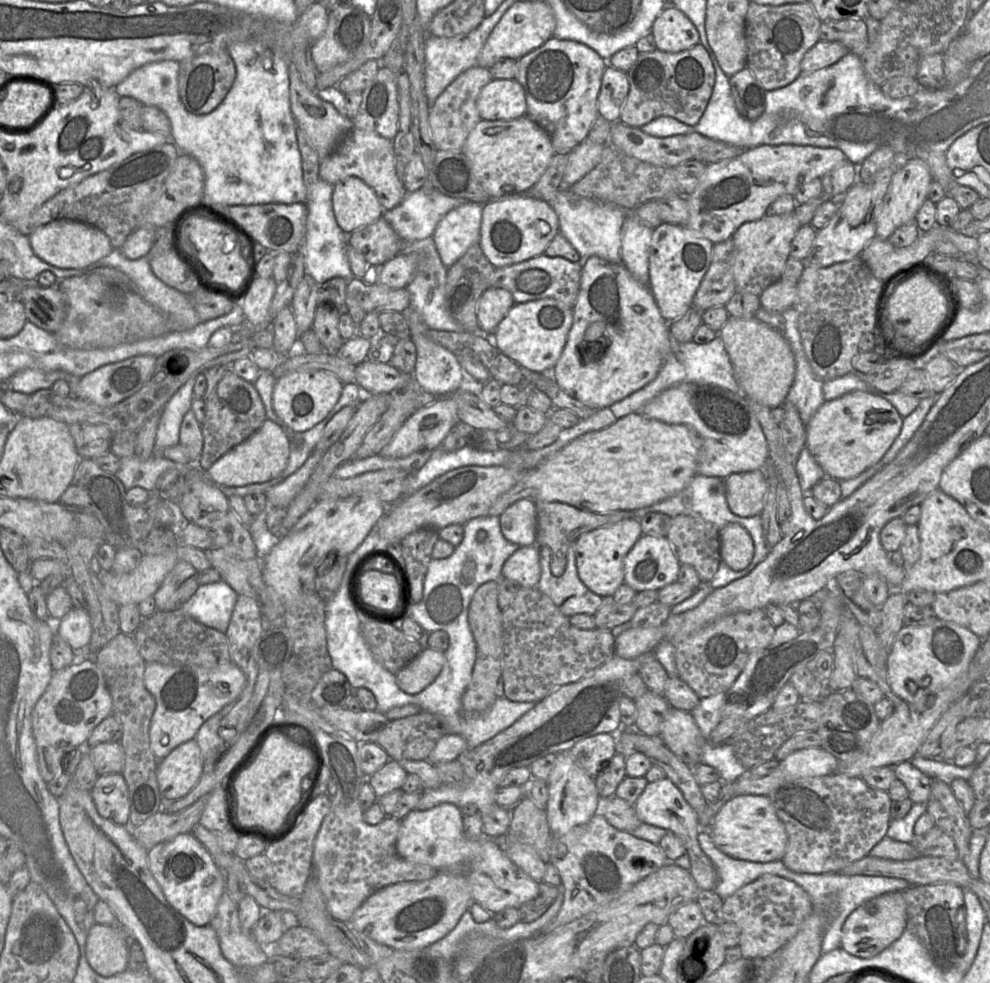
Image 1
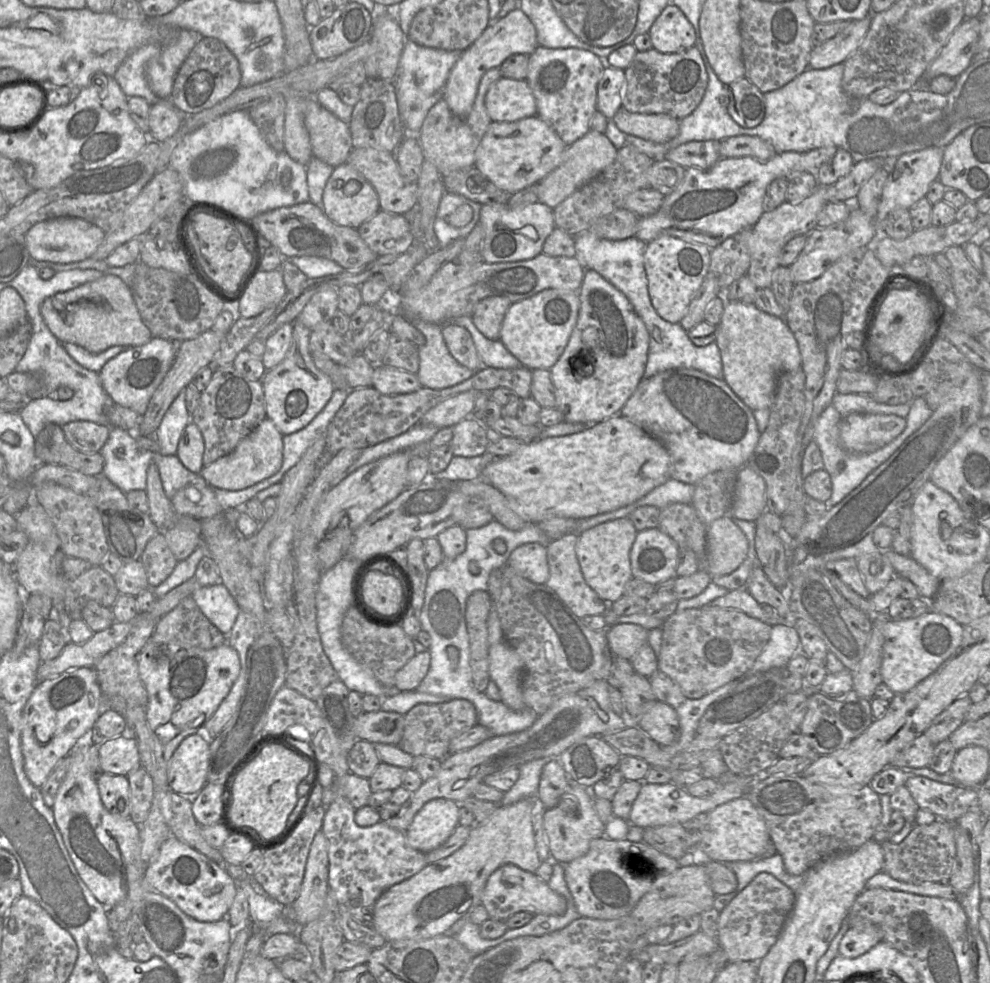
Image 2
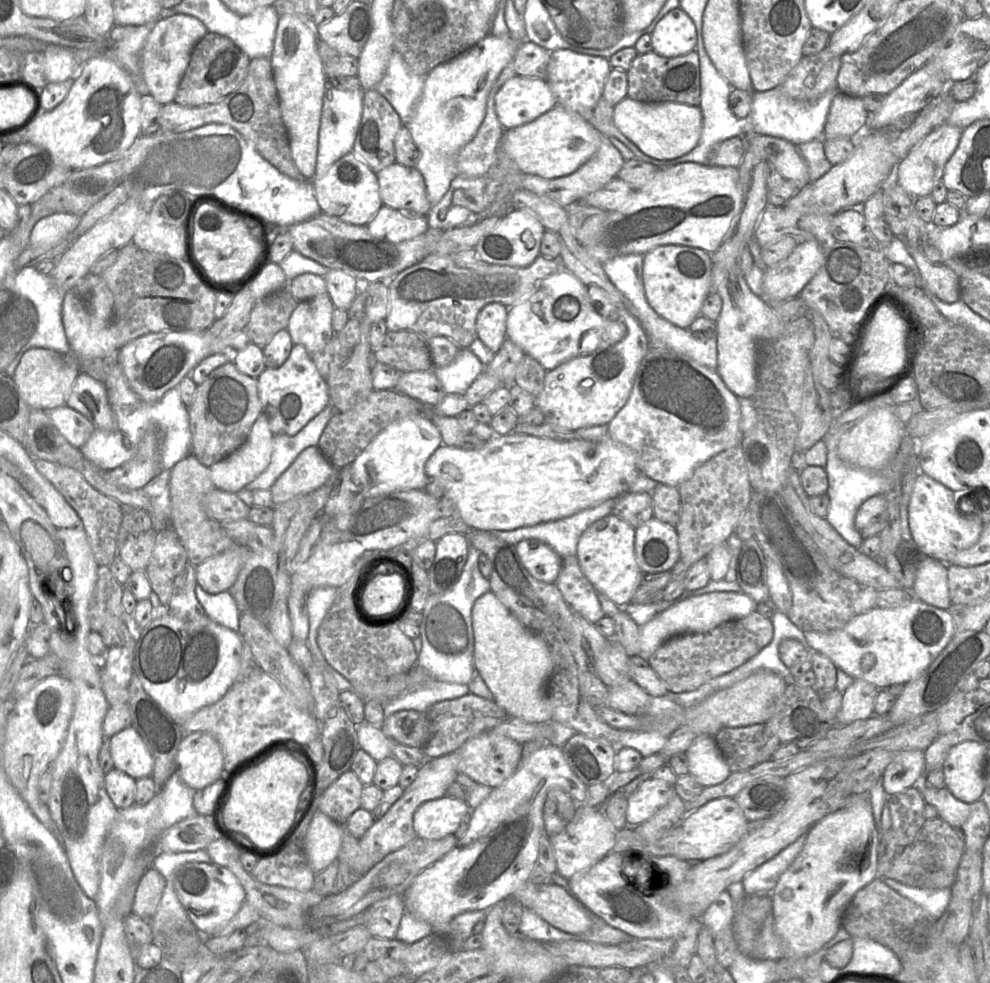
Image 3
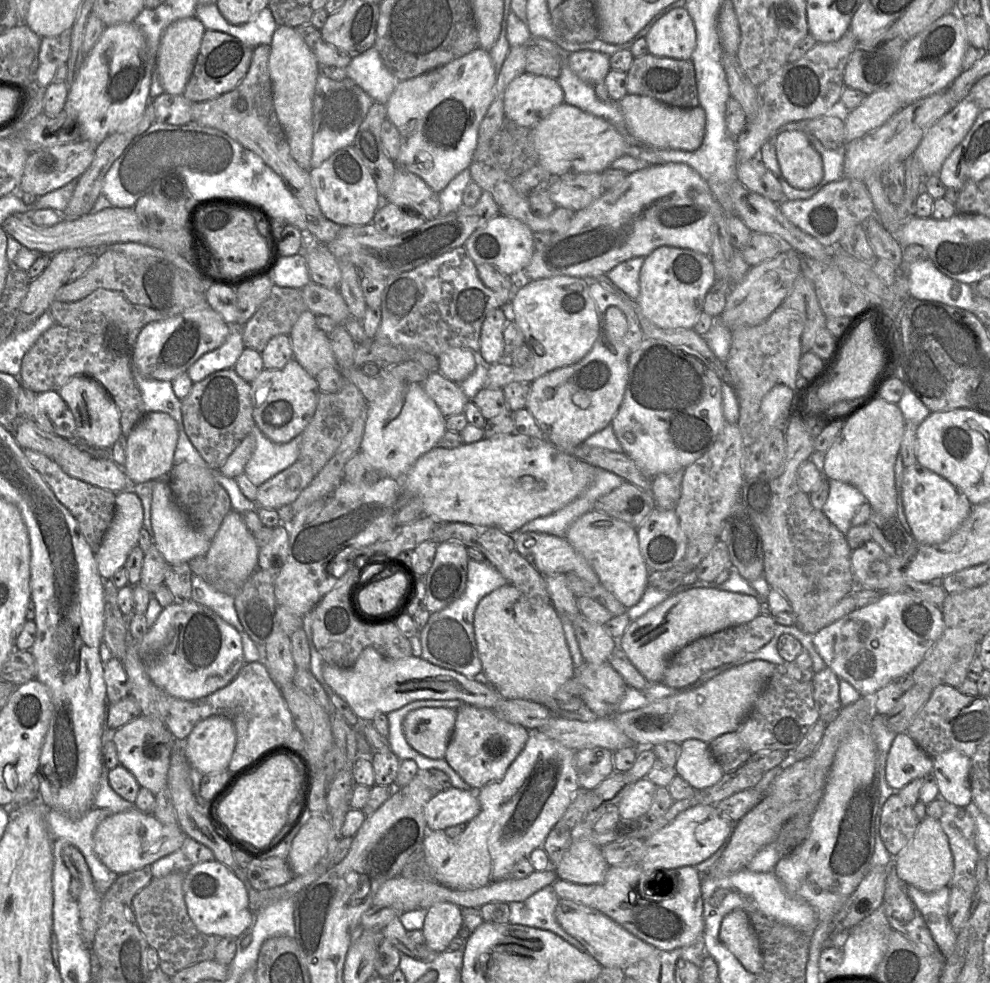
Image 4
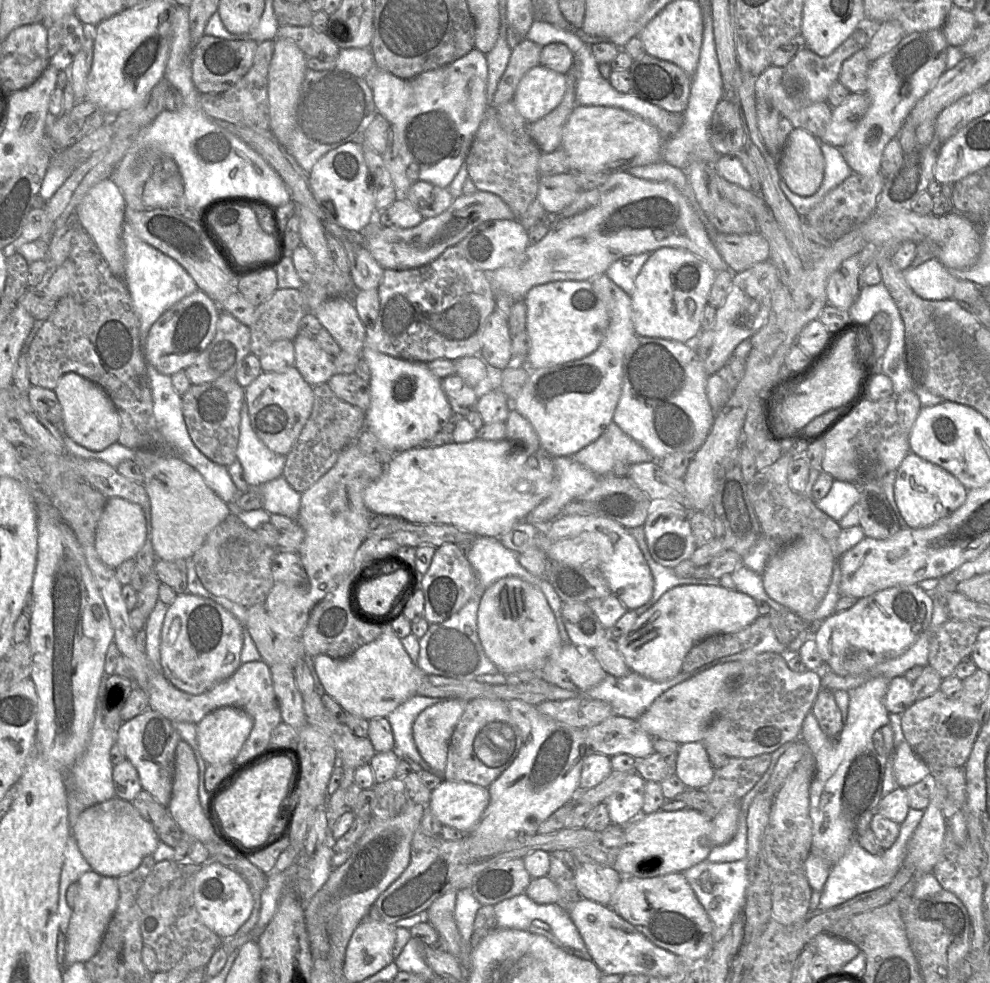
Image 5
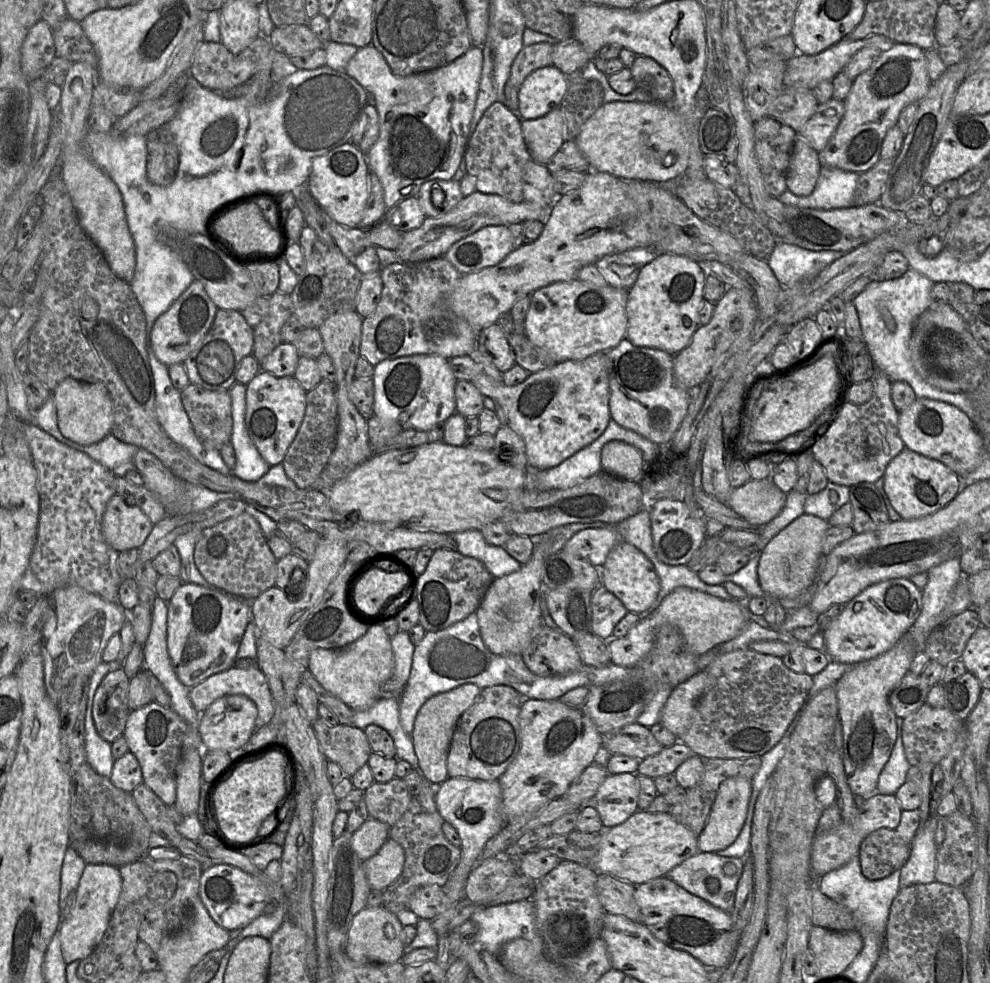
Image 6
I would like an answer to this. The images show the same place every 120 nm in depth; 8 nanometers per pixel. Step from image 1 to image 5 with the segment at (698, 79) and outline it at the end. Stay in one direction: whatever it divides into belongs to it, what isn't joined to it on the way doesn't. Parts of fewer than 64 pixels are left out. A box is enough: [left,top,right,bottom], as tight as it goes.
[629,54,692,113]

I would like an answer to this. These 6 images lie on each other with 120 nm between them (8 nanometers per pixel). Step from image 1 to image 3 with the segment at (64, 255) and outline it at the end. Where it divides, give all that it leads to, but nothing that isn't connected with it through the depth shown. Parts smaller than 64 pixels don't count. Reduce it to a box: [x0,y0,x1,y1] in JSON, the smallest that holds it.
[31,213,80,246]

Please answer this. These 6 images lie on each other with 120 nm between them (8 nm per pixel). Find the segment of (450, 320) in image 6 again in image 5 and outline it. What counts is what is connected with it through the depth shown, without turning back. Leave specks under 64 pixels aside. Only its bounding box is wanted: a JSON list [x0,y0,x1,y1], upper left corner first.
[365,245,496,363]

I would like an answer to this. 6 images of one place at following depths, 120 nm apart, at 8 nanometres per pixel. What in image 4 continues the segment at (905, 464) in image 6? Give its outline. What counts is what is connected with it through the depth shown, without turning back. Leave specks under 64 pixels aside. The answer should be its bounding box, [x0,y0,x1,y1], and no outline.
[902,462,972,545]

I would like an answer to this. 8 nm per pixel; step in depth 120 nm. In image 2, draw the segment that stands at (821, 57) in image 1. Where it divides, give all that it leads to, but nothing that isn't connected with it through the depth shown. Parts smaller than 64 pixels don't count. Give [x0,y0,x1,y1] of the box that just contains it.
[808,15,872,69]

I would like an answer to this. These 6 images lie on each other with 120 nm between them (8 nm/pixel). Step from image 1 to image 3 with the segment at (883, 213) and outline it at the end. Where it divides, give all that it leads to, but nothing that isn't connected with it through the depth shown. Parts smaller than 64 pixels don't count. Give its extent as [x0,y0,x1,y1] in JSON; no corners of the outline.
[897,122,963,198]

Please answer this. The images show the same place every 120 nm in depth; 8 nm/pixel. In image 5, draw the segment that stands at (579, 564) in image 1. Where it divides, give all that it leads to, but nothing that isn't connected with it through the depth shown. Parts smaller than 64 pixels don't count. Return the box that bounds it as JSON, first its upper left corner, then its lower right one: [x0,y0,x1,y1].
[544,515,654,611]

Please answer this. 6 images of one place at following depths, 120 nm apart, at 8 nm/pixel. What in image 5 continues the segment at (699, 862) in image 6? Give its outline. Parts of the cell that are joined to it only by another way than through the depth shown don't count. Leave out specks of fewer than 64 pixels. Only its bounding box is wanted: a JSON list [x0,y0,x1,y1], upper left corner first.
[682,859,748,944]

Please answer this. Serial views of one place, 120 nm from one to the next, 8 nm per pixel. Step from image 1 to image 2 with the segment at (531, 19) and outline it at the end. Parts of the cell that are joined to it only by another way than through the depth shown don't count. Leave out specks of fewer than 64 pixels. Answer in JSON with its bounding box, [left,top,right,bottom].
[443,8,538,117]

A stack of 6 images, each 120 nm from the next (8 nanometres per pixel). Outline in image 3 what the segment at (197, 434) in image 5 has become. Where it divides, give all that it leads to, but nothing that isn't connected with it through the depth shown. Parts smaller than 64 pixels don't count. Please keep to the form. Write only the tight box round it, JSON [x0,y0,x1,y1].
[188,361,261,467]

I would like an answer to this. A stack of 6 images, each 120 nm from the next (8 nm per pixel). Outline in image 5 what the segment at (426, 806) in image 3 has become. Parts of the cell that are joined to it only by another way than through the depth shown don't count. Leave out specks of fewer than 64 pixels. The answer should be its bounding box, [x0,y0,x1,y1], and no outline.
[427,779,489,835]

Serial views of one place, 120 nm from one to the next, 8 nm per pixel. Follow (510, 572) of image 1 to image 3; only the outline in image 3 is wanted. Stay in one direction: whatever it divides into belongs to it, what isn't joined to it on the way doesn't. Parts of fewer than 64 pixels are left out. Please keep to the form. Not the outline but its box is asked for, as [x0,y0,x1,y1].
[515,538,562,583]

